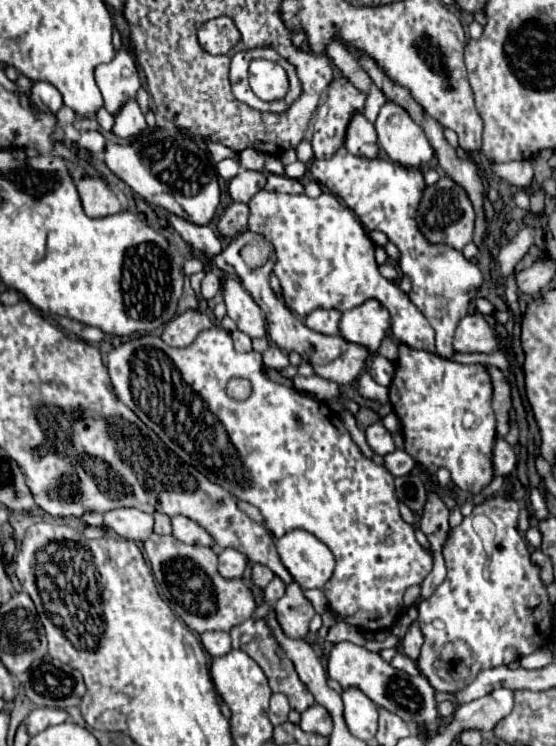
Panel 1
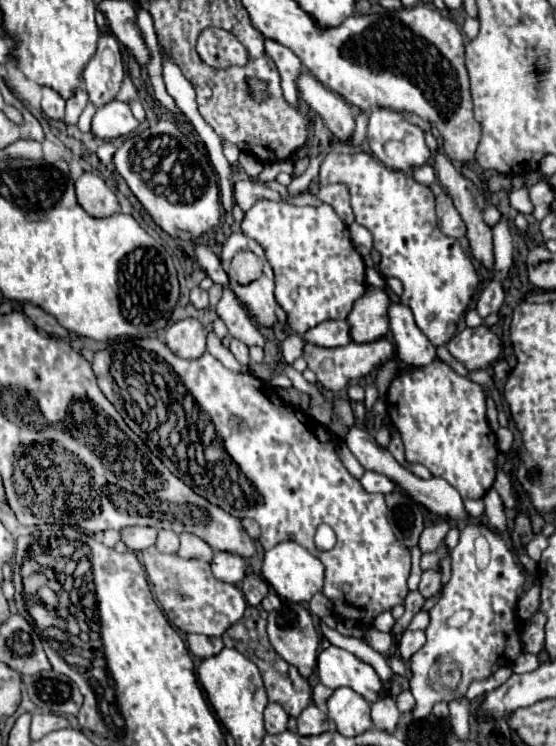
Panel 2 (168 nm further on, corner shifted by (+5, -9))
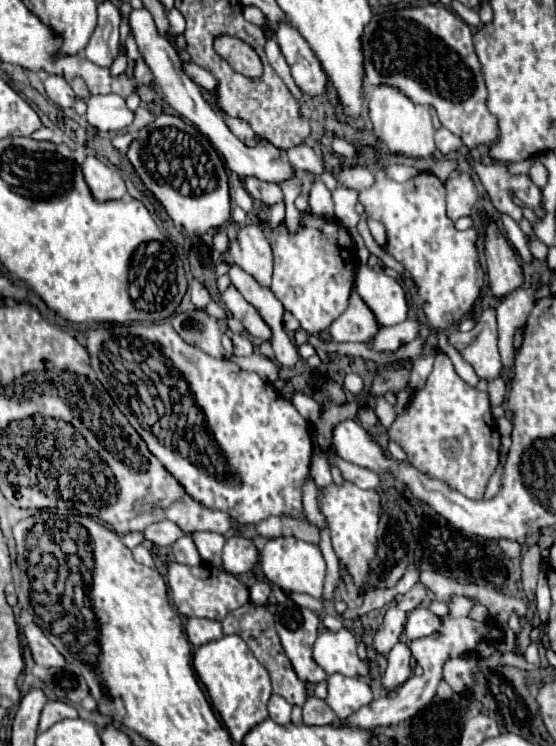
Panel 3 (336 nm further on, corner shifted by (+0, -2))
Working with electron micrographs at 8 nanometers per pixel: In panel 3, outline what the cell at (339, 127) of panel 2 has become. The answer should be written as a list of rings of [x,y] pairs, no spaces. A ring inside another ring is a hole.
[[[279,21],[275,37],[297,87],[309,95],[323,95],[327,89],[327,75],[301,33],[289,21]]]

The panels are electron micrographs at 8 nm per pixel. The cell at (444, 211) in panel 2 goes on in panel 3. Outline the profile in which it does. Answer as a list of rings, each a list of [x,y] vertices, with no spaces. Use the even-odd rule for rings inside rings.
[[[459,173],[453,179],[445,181],[447,187],[447,215],[455,221],[459,217],[471,215],[473,205],[477,201],[475,183],[469,173]]]

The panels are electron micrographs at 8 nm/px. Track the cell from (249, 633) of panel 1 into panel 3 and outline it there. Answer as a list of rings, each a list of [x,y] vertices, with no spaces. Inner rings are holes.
[[[251,601],[245,603],[243,607],[231,611],[225,619],[223,619],[223,633],[225,635],[239,635],[249,649],[253,651],[253,655],[257,657],[257,661],[267,669],[271,683],[273,683],[273,693],[285,697],[291,705],[303,705],[307,699],[307,685],[303,681],[299,681],[299,677],[295,675],[289,659],[285,657],[285,651],[279,643],[279,635],[275,631],[275,623],[273,623],[273,615],[267,611],[267,607],[259,607],[253,605]]]

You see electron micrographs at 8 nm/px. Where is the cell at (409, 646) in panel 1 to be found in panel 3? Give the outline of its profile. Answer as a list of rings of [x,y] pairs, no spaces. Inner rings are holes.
[[[419,605],[417,609],[413,609],[407,617],[407,625],[405,625],[405,635],[413,641],[419,637],[429,637],[435,629],[439,629],[441,619],[429,611],[429,607]]]

